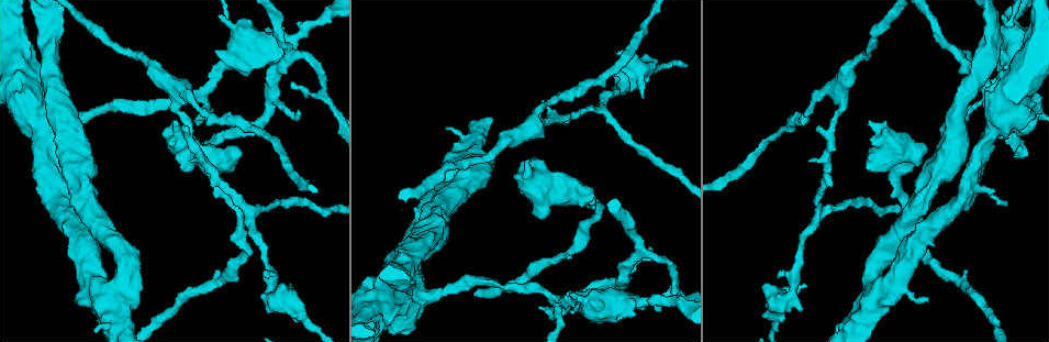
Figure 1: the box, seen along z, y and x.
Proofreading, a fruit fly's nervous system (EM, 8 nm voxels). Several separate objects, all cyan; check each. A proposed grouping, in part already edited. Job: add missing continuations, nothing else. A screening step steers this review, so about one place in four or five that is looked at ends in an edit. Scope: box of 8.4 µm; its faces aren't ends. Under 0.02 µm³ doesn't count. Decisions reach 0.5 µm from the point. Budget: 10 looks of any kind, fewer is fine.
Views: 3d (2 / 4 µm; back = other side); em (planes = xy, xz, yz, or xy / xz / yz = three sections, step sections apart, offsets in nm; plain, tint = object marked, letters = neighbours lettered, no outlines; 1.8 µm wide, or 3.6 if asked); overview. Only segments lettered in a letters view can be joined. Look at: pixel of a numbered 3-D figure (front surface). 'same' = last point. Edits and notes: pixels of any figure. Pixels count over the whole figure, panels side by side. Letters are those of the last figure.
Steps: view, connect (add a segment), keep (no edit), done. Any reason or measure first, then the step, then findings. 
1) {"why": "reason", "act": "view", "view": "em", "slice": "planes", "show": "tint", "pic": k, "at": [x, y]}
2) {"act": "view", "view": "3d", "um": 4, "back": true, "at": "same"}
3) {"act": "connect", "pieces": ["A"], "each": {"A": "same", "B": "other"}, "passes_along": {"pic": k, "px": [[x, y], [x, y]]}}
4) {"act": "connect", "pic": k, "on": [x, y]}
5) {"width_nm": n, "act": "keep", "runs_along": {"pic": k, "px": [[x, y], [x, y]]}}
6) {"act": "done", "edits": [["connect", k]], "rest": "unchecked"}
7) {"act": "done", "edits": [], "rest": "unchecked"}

{"why": "branch stops here", "act": "view", "view": "em", "slice": "yz", "step": 4, "show": "letters", "pic": 1, "at": [806, 287]}

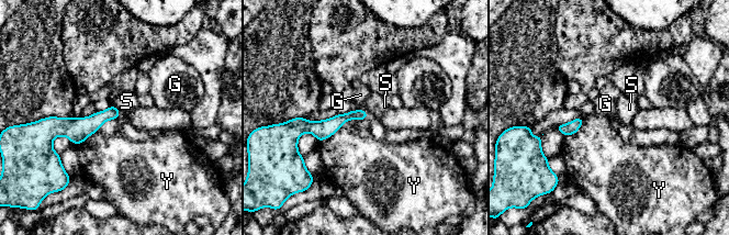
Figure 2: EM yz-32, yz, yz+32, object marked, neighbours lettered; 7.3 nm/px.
{"act": "keep", "each": {"G": "other", "S": "other", "Y": "other"}, "runs_along": {"pic": 2, "px": [[363, 114], [329, 126], [300, 124]]}, "found": "no lettered segment goes on from it"}

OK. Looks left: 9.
{"why": "branch stops here", "act": "view", "view": "3d", "um": 2, "pic": 1, "at": [421, 275]}

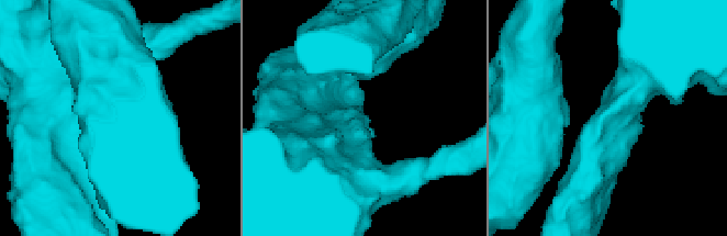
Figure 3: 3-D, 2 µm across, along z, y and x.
{"why": "shape alone is not enough", "act": "view", "view": "em", "slice": "xz", "step": 4, "show": "tint", "pic": 3, "at": [373, 131]}

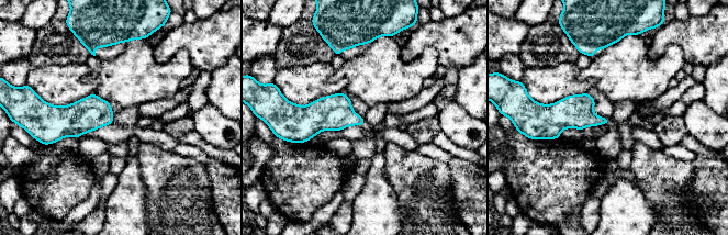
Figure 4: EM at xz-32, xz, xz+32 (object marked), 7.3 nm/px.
{"act": "view", "view": "em", "slice": "planes", "show": "letters", "at": "same"}

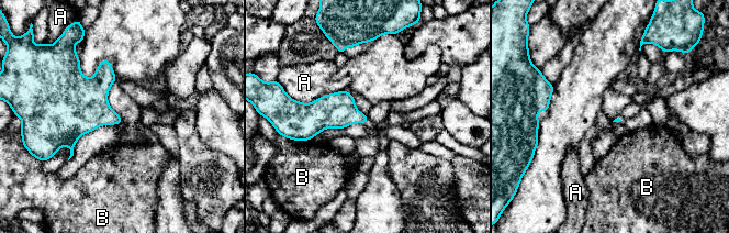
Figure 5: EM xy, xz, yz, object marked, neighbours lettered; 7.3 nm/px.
{"act": "keep", "each": {"A": "other", "B": "other"}, "border": {"pic": 5, "px": [[309, 139], [295, 141]]}, "found": "no lettered segment goes on from it"}

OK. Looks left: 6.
{"why": "free end", "act": "view", "view": "3d", "um": 2, "pic": 1, "at": [1016, 156]}

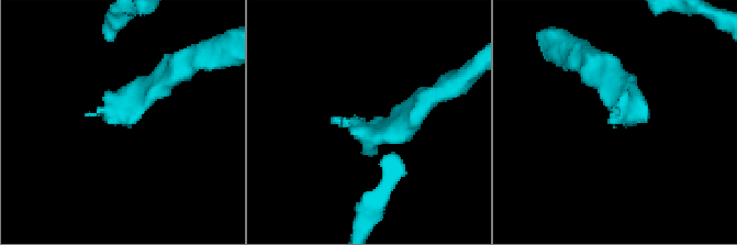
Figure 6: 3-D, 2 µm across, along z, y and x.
{"act": "view", "view": "em", "slice": "xz", "step": 16, "show": "letters", "pic": 6, "at": [336, 123]}

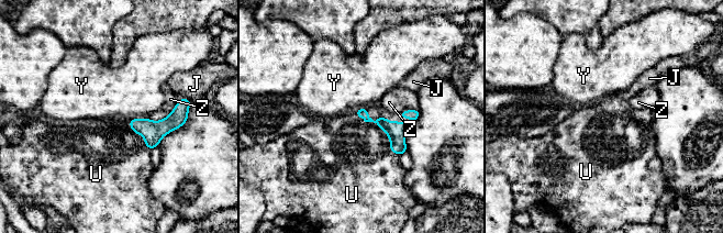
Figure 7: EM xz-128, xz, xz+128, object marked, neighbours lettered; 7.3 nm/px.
{"act": "connect", "pieces": ["U"], "each": {"J": "other", "U": "same", "Y": "other", "Z": "other"}, "passes_along": {"pic": 7, "px": [[396, 131], [389, 141], [369, 168]]}, "found": "the neuron continues"}

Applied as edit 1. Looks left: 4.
{"why": "see it whole again", "act": "view", "view": "overview"}

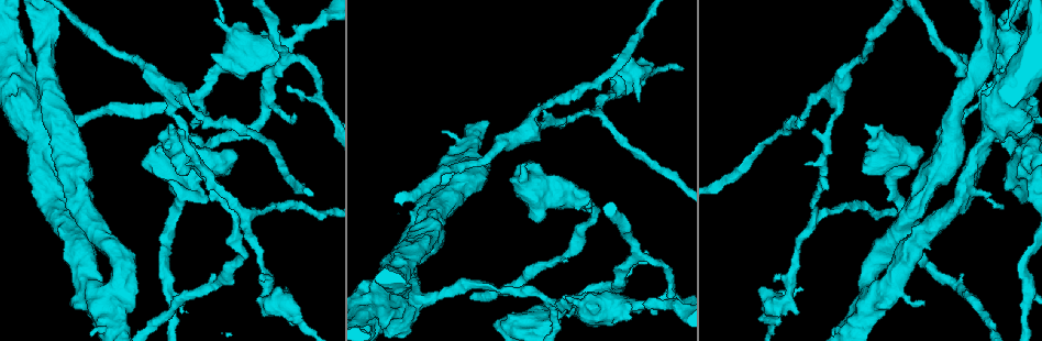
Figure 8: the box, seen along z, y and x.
{"act": "view", "view": "em", "slice": "yz", "step": 4, "show": "letters", "pic": 8, "at": [288, 85]}

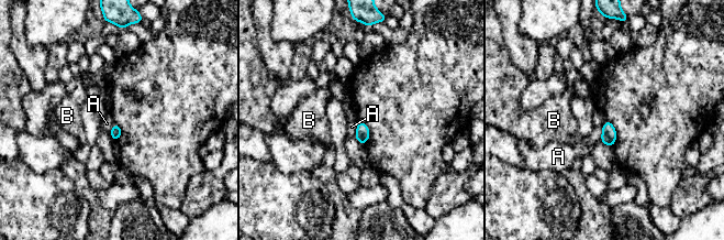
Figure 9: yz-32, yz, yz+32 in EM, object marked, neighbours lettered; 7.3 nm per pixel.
{"act": "view", "view": "em", "slice": "planes", "show": "letters", "at": "same"}

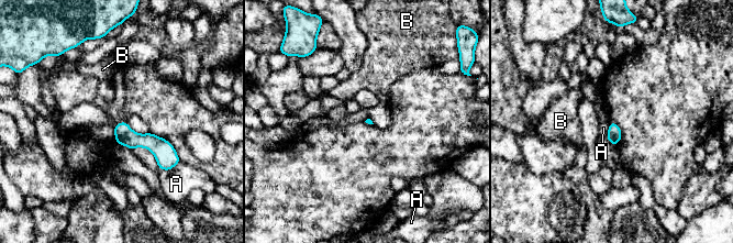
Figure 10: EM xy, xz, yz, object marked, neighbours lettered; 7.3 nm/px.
{"act": "keep", "each": {"A": "other", "B": "other"}, "found": "none of them fits"}

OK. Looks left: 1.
{"act": "done", "edits": [["connect", 7]], "rest": "unchecked"}

